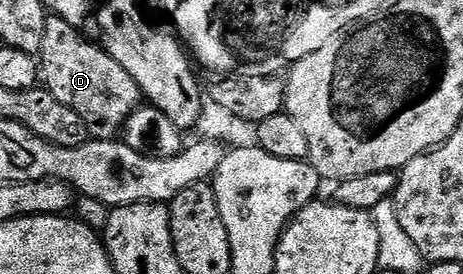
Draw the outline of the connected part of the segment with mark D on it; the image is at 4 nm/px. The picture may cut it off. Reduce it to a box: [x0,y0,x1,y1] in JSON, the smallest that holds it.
[37,17,141,140]

